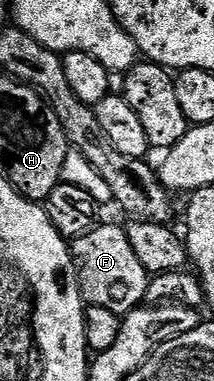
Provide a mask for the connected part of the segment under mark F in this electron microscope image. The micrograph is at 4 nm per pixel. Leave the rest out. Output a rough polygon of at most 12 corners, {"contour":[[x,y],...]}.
{"contour":[[102,223],[72,241],[86,305],[120,316],[151,279],[126,229]]}

